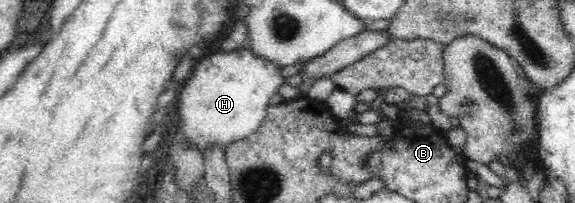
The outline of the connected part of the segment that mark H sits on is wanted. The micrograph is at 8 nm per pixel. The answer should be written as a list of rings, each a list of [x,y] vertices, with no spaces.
[[[248,49],[212,53],[196,65],[192,79],[182,89],[180,103],[178,103],[181,127],[177,133],[180,133],[182,140],[190,148],[196,148],[202,154],[202,159],[208,150],[214,148],[220,148],[224,152],[230,144],[247,138],[262,125],[262,120],[266,117],[266,109],[269,106],[268,101],[282,84],[280,68],[276,68],[272,62],[258,58]]]

